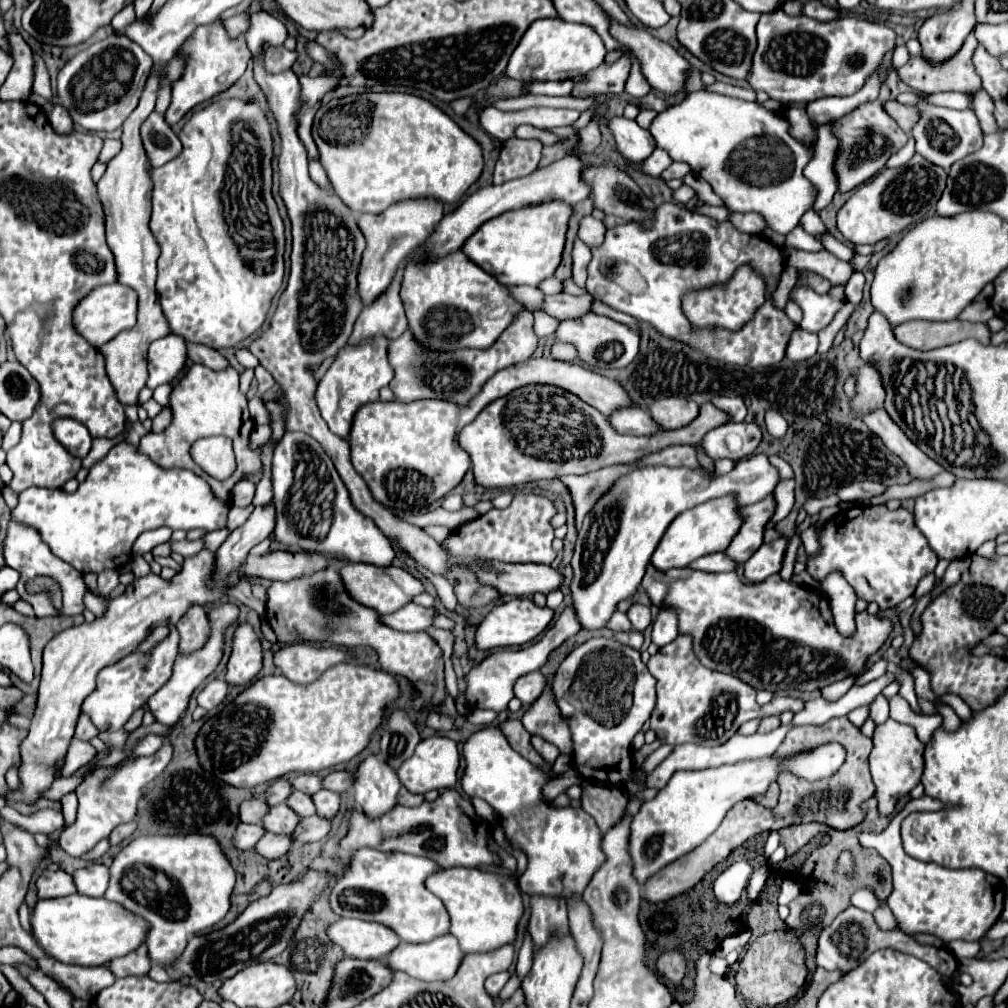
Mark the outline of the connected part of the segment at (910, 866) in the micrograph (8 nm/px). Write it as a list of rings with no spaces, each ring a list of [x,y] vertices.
[[[932,796],[910,800],[902,812],[898,812],[890,826],[876,834],[860,834],[862,846],[874,846],[892,866],[894,890],[888,896],[888,906],[898,922],[898,928],[910,936],[932,934],[944,942],[952,940],[982,940],[986,932],[998,922],[1004,906],[1004,882],[978,868],[950,870],[932,862],[920,862],[904,852],[900,838],[900,824],[912,812],[934,812],[944,804]]]

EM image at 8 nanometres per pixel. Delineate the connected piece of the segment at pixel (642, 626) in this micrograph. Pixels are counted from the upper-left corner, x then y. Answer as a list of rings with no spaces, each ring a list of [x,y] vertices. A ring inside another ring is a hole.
[[[632,604],[632,608],[628,610],[628,618],[630,618],[634,630],[638,630],[638,632],[644,632],[652,624],[650,608],[642,606],[642,604]]]

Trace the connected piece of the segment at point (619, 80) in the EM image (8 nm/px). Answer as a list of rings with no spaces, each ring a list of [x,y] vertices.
[[[622,56],[618,62],[614,64],[602,64],[596,70],[588,72],[588,80],[584,84],[576,84],[572,90],[572,96],[576,98],[586,98],[586,96],[594,96],[594,94],[624,94],[624,86],[626,80],[630,76],[630,68],[632,68],[632,60],[628,60],[628,56]]]

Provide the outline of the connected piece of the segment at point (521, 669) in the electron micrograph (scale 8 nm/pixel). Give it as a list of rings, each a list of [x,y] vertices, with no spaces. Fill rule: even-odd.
[[[566,608],[556,620],[554,624],[544,632],[544,636],[526,646],[526,648],[520,648],[520,650],[498,650],[498,652],[492,652],[488,658],[484,658],[478,666],[474,666],[466,676],[466,690],[464,690],[464,696],[466,696],[466,704],[470,710],[476,710],[476,708],[486,708],[486,710],[496,710],[496,712],[502,712],[508,708],[508,702],[514,698],[512,694],[512,686],[516,684],[516,680],[520,676],[526,676],[528,672],[536,672],[540,670],[548,656],[560,648],[568,638],[576,636],[580,632],[580,622],[576,618],[576,612],[574,608]]]

